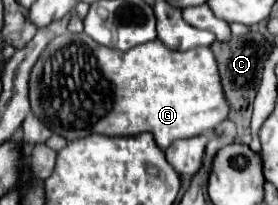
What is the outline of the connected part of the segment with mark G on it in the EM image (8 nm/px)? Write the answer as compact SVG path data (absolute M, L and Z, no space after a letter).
M66 31L66 33L58 35L58 37L54 37L46 45L46 49L42 51L42 57L38 57L38 61L34 63L34 69L30 71L30 85L28 85L28 89L30 89L30 107L32 107L32 113L50 131L62 135L68 141L86 137L90 133L100 133L100 135L138 135L138 133L150 131L154 135L154 139L156 139L156 145L160 149L166 149L176 139L194 137L194 135L200 135L200 133L206 133L206 131L214 129L228 115L228 103L226 103L224 93L222 93L222 85L220 85L220 77L218 77L218 65L216 65L216 59L214 59L214 53L210 51L210 47L198 47L198 49L188 49L186 53L178 53L178 51L166 49L156 39L154 41L148 41L146 45L136 45L134 49L130 49L126 53L118 53L116 49L106 49L104 45L94 43L92 37L86 37L86 33L70 33L70 31Z

